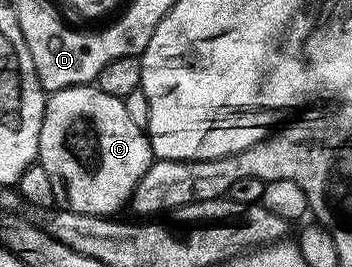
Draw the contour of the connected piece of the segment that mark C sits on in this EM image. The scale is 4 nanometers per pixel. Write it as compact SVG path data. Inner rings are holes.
M96 84L67 86L46 97L43 124L39 128L37 162L43 172L47 172L47 180L51 180L53 198L61 201L58 203L64 209L80 214L116 215L116 210L124 206L126 209L137 181L155 160L148 133L137 127L132 112L125 105L122 99L103 92Z

